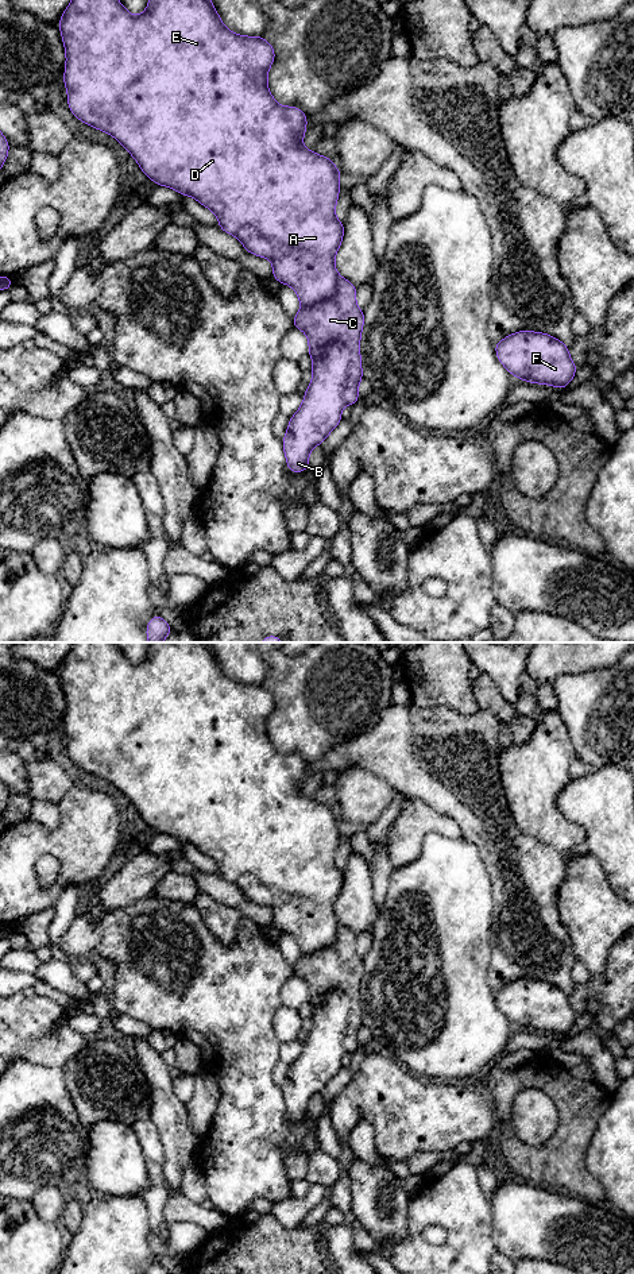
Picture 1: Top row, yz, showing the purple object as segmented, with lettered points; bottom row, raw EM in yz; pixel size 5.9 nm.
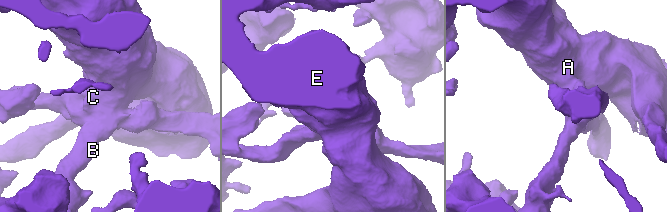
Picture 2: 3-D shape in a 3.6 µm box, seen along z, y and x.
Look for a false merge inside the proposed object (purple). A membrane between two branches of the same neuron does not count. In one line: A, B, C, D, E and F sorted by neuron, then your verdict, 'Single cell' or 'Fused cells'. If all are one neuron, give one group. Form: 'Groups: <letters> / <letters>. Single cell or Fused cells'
Groups: A B D E F / C. Fused cells

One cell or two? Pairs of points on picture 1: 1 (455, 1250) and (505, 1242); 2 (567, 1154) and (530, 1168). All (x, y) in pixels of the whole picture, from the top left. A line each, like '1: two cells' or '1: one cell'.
1: two cells
2: one cell

